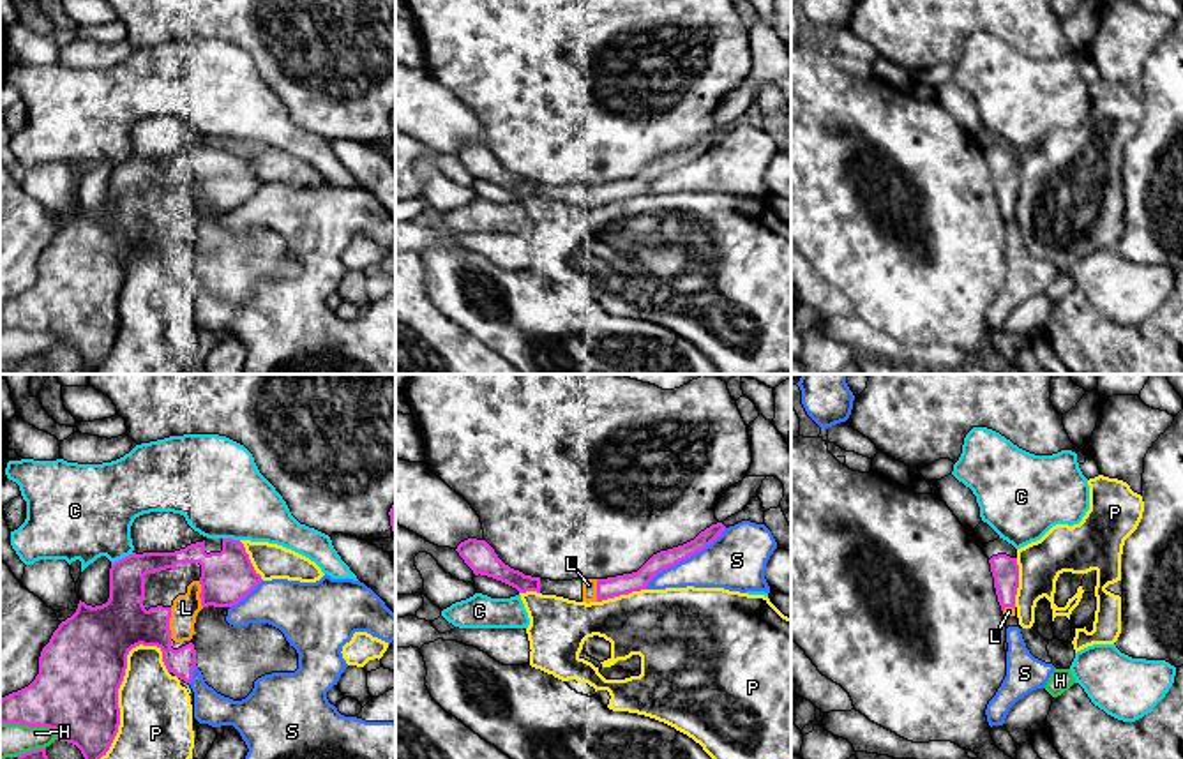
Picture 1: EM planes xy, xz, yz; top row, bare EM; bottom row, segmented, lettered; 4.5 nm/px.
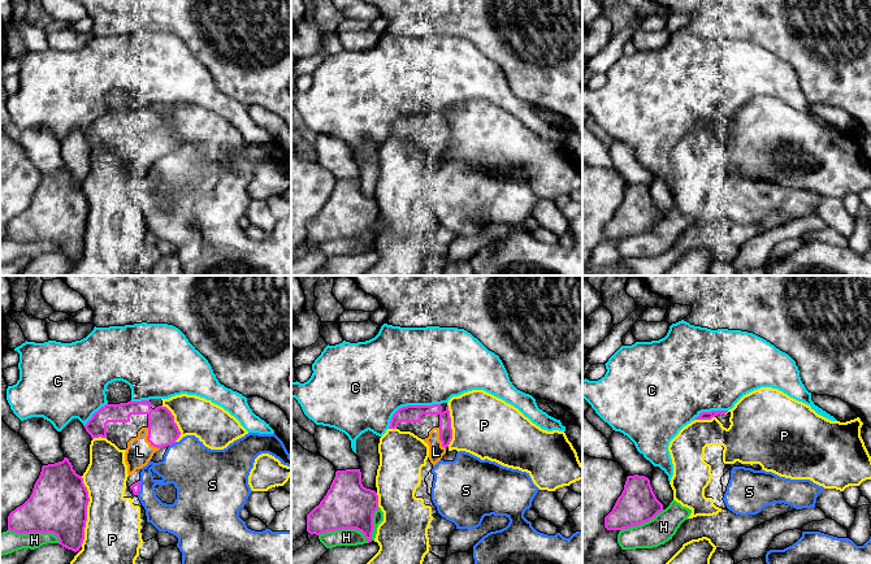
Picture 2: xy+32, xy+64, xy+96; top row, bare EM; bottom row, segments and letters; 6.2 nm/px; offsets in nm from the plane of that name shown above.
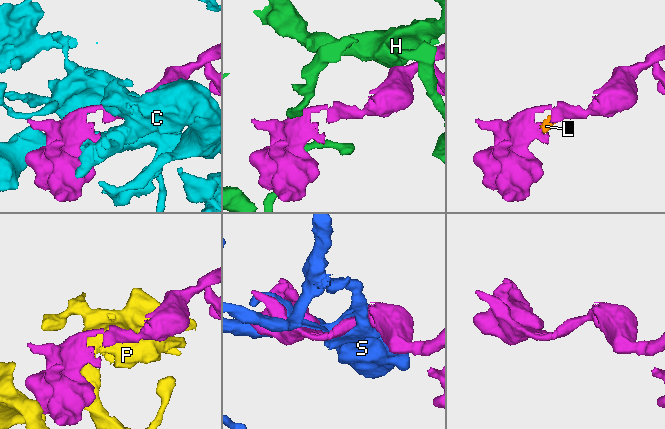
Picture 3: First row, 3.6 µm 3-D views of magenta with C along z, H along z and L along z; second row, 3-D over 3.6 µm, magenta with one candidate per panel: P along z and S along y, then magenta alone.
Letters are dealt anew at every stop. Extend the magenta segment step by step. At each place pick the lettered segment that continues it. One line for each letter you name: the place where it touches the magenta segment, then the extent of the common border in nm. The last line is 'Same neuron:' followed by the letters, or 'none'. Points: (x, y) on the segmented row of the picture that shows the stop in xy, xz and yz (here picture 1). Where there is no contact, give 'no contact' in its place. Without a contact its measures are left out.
L: xy (168, 623) | 140 nm
Same neuron: L

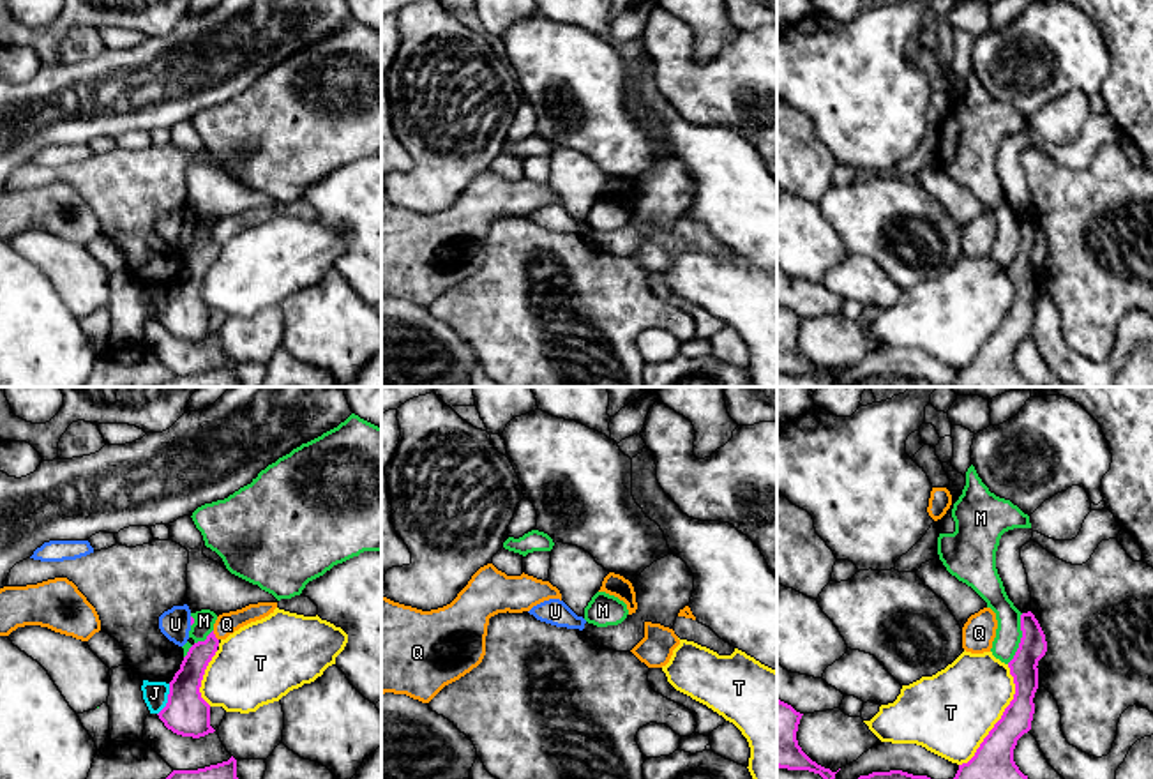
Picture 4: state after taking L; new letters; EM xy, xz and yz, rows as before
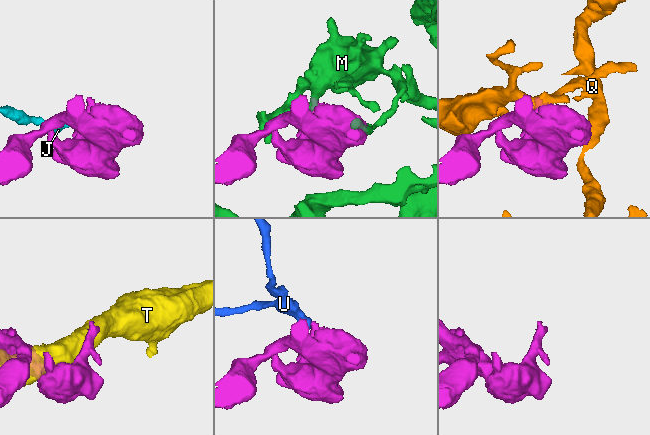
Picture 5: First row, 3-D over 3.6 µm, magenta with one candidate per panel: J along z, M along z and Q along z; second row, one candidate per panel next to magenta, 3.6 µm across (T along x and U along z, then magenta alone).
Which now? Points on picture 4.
Same neuron: none

